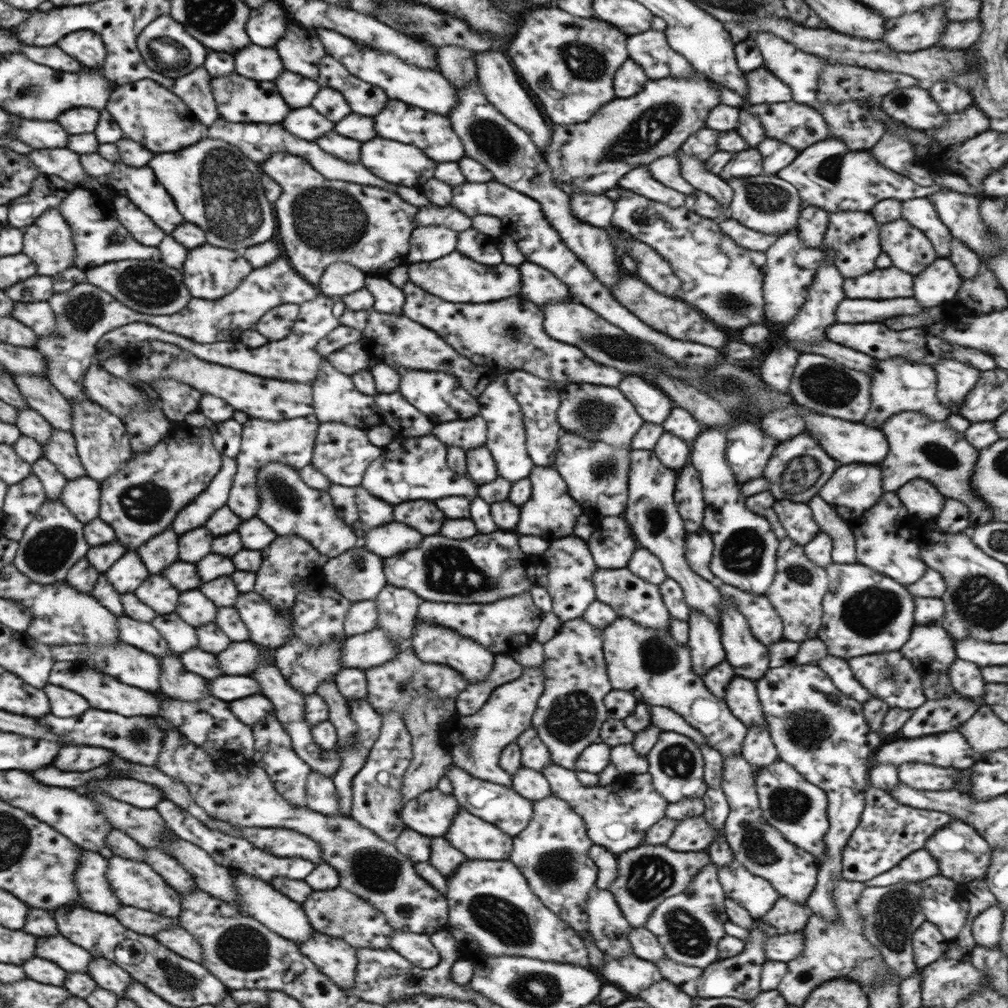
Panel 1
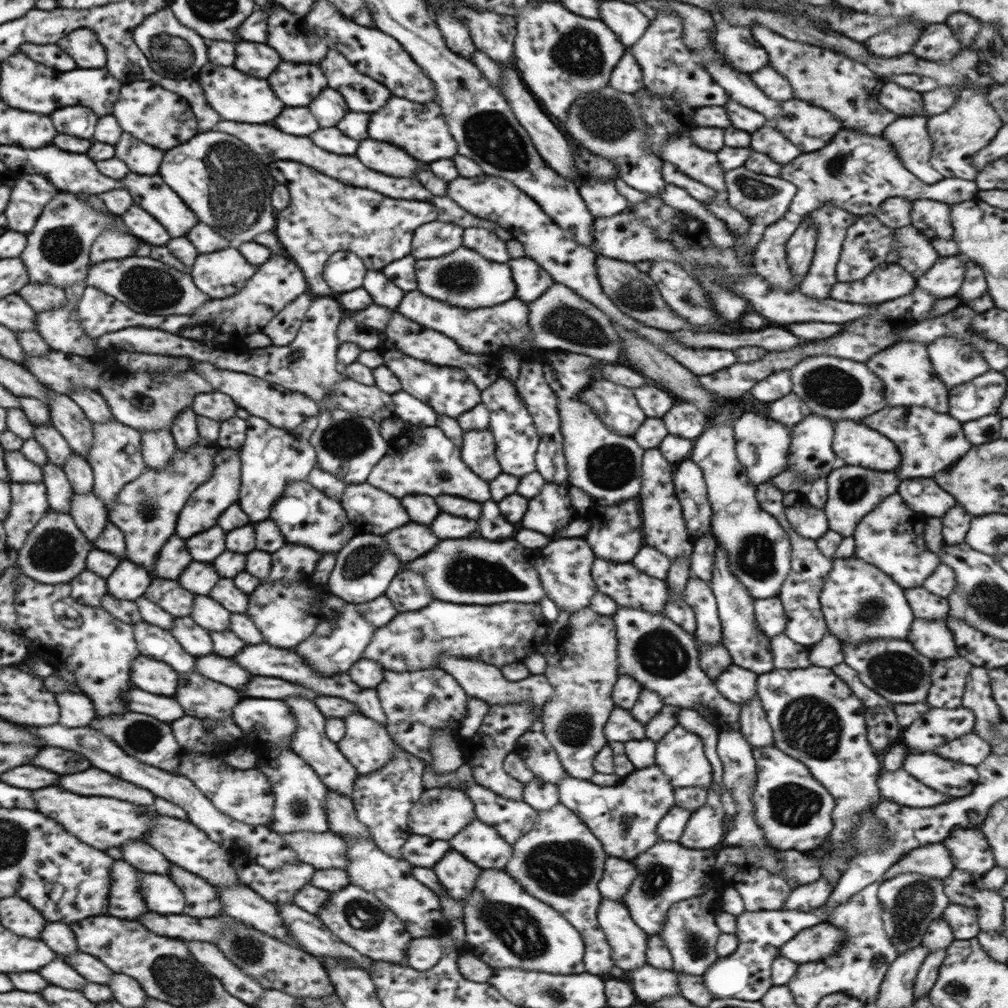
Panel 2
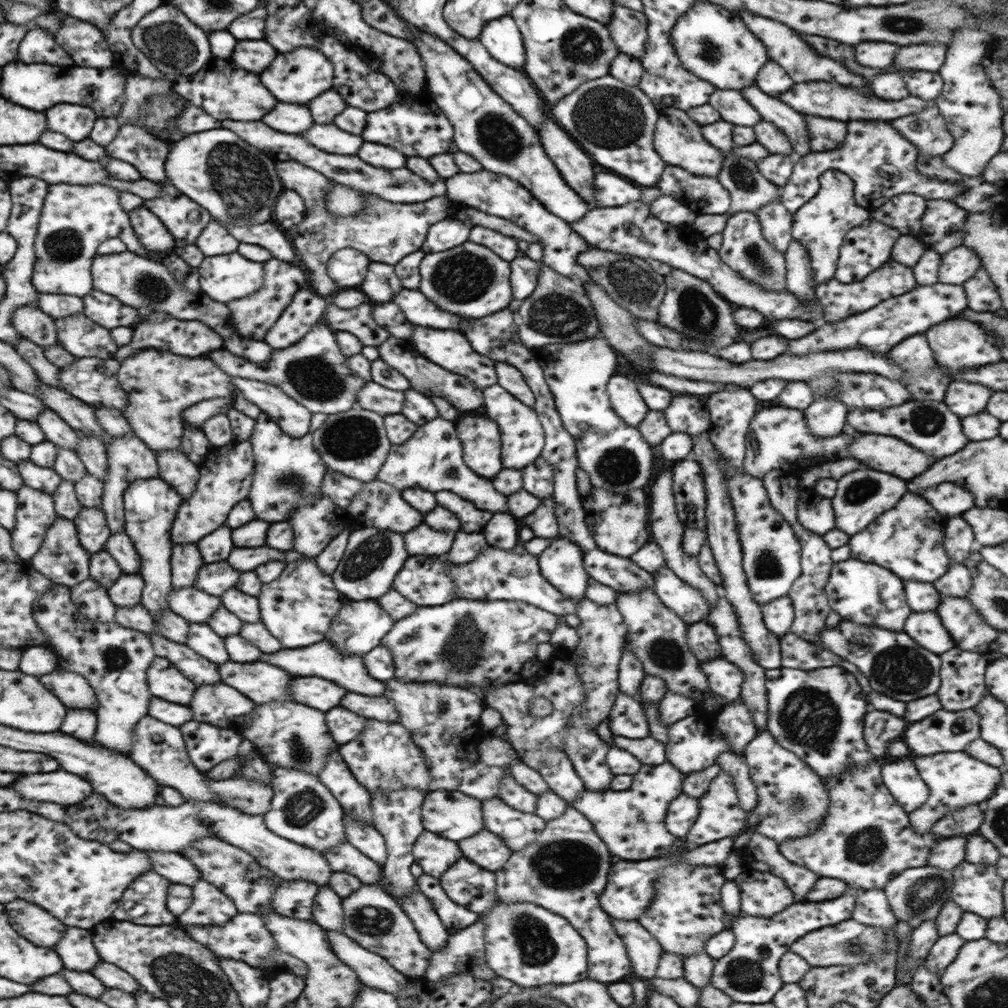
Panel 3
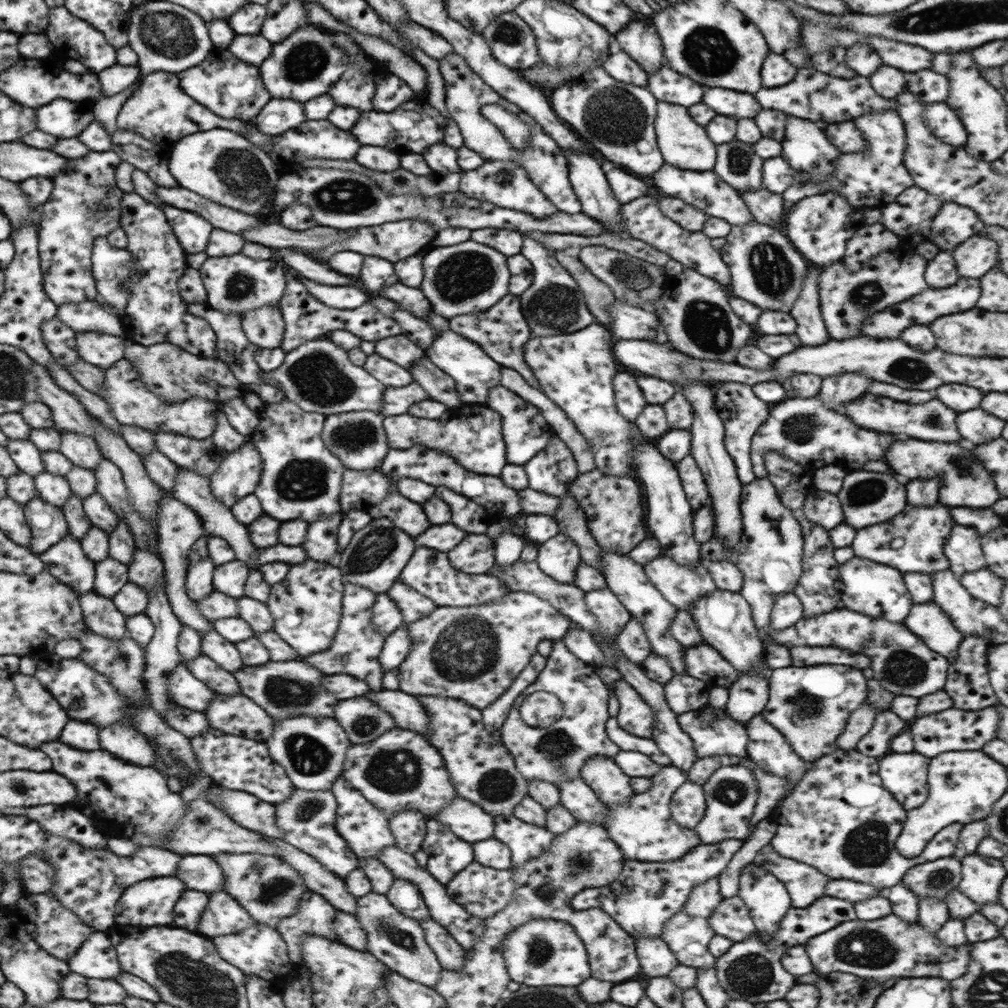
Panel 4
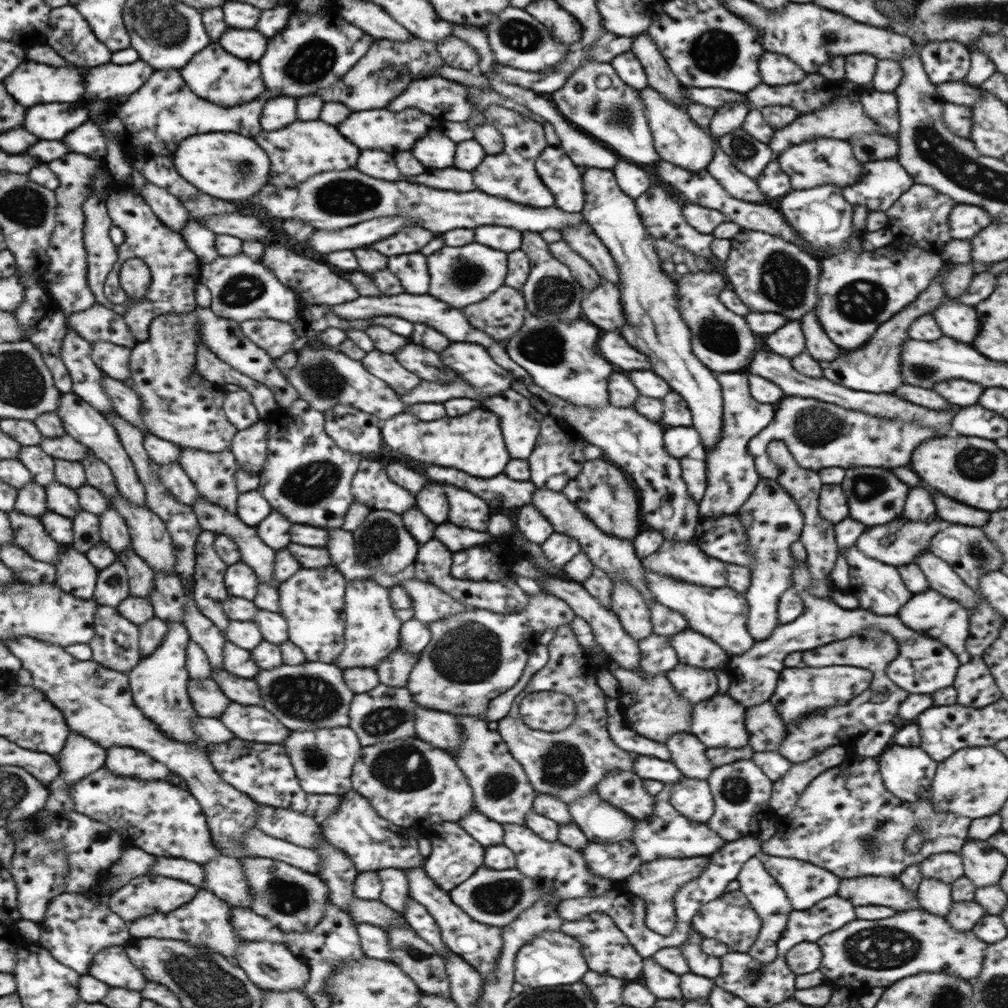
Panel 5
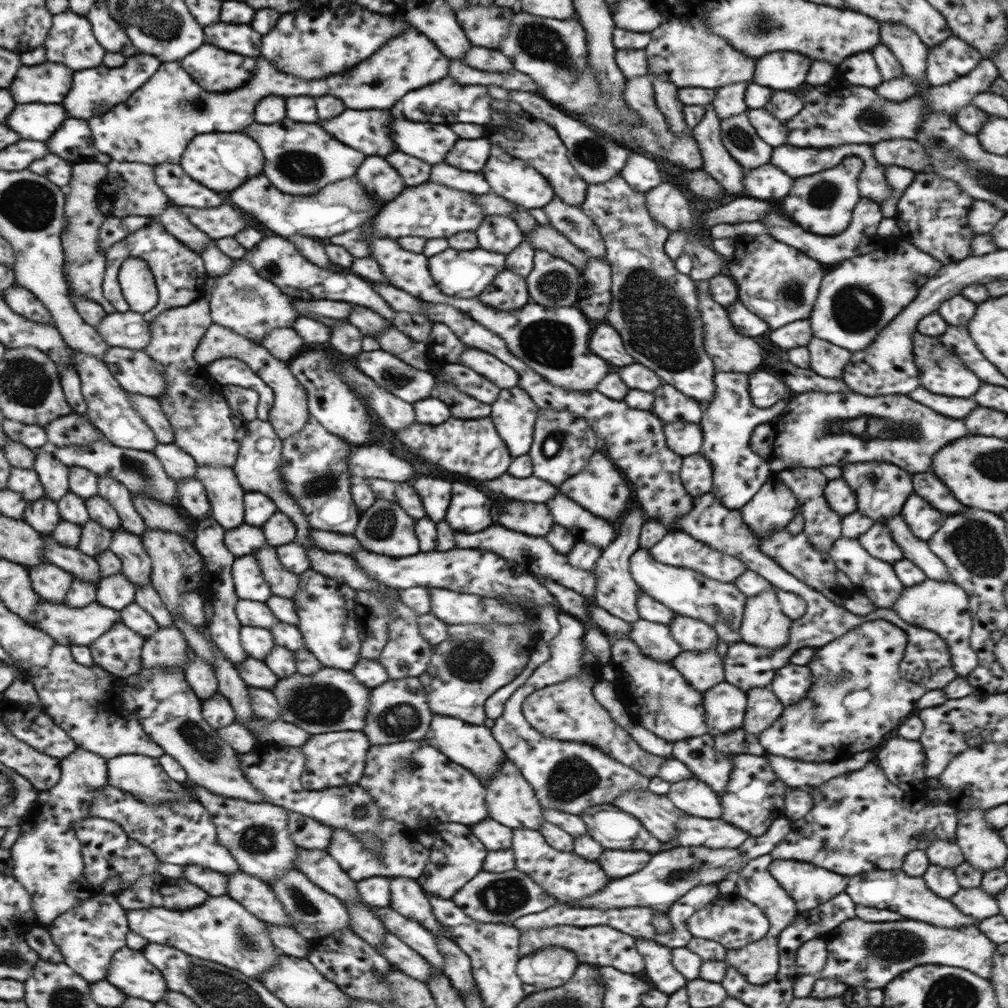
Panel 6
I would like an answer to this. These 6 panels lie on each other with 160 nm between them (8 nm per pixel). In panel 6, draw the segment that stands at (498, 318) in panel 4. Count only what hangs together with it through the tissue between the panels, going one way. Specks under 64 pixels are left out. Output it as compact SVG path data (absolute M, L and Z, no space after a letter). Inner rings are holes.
M505 268L478 296L479 301L496 310L522 308L529 300L527 279Z

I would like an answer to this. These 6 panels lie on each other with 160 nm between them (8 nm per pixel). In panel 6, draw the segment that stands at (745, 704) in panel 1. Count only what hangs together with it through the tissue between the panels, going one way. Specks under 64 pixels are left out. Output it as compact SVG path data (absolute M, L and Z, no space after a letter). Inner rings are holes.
M674 614L669 625L672 637L684 651L704 652L718 644L716 630L699 619L688 618L684 614Z

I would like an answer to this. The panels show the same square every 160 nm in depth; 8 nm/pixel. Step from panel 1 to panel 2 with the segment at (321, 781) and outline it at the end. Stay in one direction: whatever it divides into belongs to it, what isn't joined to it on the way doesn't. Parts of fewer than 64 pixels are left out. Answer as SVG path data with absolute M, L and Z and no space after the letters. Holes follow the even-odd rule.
M327 788L325 813L329 830L338 836L371 837L368 827L356 818L356 811L350 797Z

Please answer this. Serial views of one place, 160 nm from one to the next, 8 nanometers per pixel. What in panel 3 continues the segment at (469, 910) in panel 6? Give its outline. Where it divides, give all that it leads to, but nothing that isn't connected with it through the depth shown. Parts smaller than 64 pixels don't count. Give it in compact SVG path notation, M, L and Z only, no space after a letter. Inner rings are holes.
M466 857L454 862L439 879L448 898L478 914L492 909L498 901L495 874Z

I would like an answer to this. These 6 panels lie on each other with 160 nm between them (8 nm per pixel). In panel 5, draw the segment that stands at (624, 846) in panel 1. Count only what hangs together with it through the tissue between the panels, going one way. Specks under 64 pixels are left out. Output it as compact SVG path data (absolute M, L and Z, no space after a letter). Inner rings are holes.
M664 783L664 788L655 796L655 807L647 821L635 819L634 832L631 843L643 862L650 862L657 858L690 858L695 856L708 856L724 846L724 840L716 834L707 823L694 822L682 816L669 801L671 790L675 783Z

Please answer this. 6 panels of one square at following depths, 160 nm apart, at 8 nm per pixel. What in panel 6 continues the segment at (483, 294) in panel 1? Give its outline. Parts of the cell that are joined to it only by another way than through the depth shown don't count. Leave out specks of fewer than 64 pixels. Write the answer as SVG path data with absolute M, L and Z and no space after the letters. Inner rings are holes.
M448 247L446 250L435 254L430 258L430 272L434 283L440 290L448 296L456 298L474 298L477 297L486 287L492 284L492 281L499 275L501 270L505 269L505 254L492 252L483 248L466 250L460 252Z

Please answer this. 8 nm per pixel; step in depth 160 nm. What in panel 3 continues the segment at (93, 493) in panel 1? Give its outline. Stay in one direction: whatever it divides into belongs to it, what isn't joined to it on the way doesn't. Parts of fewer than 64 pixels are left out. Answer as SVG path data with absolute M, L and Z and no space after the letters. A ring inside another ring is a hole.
M83 507L73 524L76 526L80 545L86 552L92 555L105 550L111 533L102 510Z

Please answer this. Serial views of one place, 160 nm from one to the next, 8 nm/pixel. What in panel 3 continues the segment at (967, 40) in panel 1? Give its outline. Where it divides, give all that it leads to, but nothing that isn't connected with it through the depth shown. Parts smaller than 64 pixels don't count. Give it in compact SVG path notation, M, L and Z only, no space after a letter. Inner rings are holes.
M940 44L900 46L893 65L898 66L900 72L918 70L938 73L944 65L947 48Z

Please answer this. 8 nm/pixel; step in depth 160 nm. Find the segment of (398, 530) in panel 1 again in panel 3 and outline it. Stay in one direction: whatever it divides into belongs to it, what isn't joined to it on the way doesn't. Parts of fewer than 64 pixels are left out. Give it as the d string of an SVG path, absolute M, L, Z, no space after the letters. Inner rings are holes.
M426 524L416 526L414 530L410 530L404 534L404 542L409 557L417 555L440 557L452 547L454 534L450 532L436 532Z

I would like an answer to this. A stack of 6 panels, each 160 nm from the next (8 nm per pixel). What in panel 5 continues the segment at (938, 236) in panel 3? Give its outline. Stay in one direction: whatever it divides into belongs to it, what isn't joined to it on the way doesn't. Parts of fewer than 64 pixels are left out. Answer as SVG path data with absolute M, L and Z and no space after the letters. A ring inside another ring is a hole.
M964 203L956 204L949 218L951 238L969 240L990 223L990 215L983 208Z

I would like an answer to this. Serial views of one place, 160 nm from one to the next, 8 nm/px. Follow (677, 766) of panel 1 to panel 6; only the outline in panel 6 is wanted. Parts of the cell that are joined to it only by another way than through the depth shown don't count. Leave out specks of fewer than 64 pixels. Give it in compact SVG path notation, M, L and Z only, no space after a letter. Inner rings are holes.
M724 680L703 692L703 705L708 733L714 737L743 726L747 694Z

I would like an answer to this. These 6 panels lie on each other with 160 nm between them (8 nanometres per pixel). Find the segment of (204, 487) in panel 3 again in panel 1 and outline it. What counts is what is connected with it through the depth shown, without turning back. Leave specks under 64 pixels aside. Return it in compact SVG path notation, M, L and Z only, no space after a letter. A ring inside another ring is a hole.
M223 456L220 470L194 501L185 506L172 522L172 531L179 536L203 527L216 510L227 504L232 488L233 478L237 471L237 462L234 458Z

